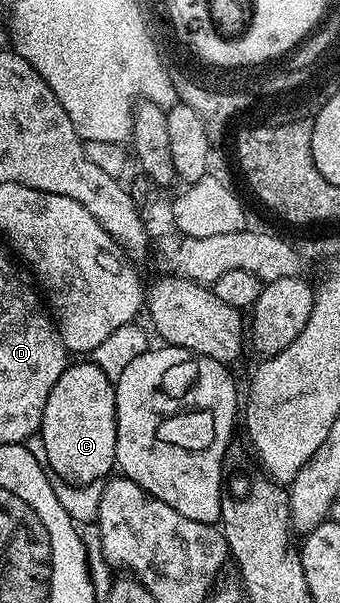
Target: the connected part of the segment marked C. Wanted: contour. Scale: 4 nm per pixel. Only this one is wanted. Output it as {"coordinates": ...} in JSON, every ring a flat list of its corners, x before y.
{"coordinates":[[76,360,65,366,62,376,58,376,58,384,46,396,38,433,46,444,49,468,62,479,81,488,107,479,116,466,114,382,91,360]]}

